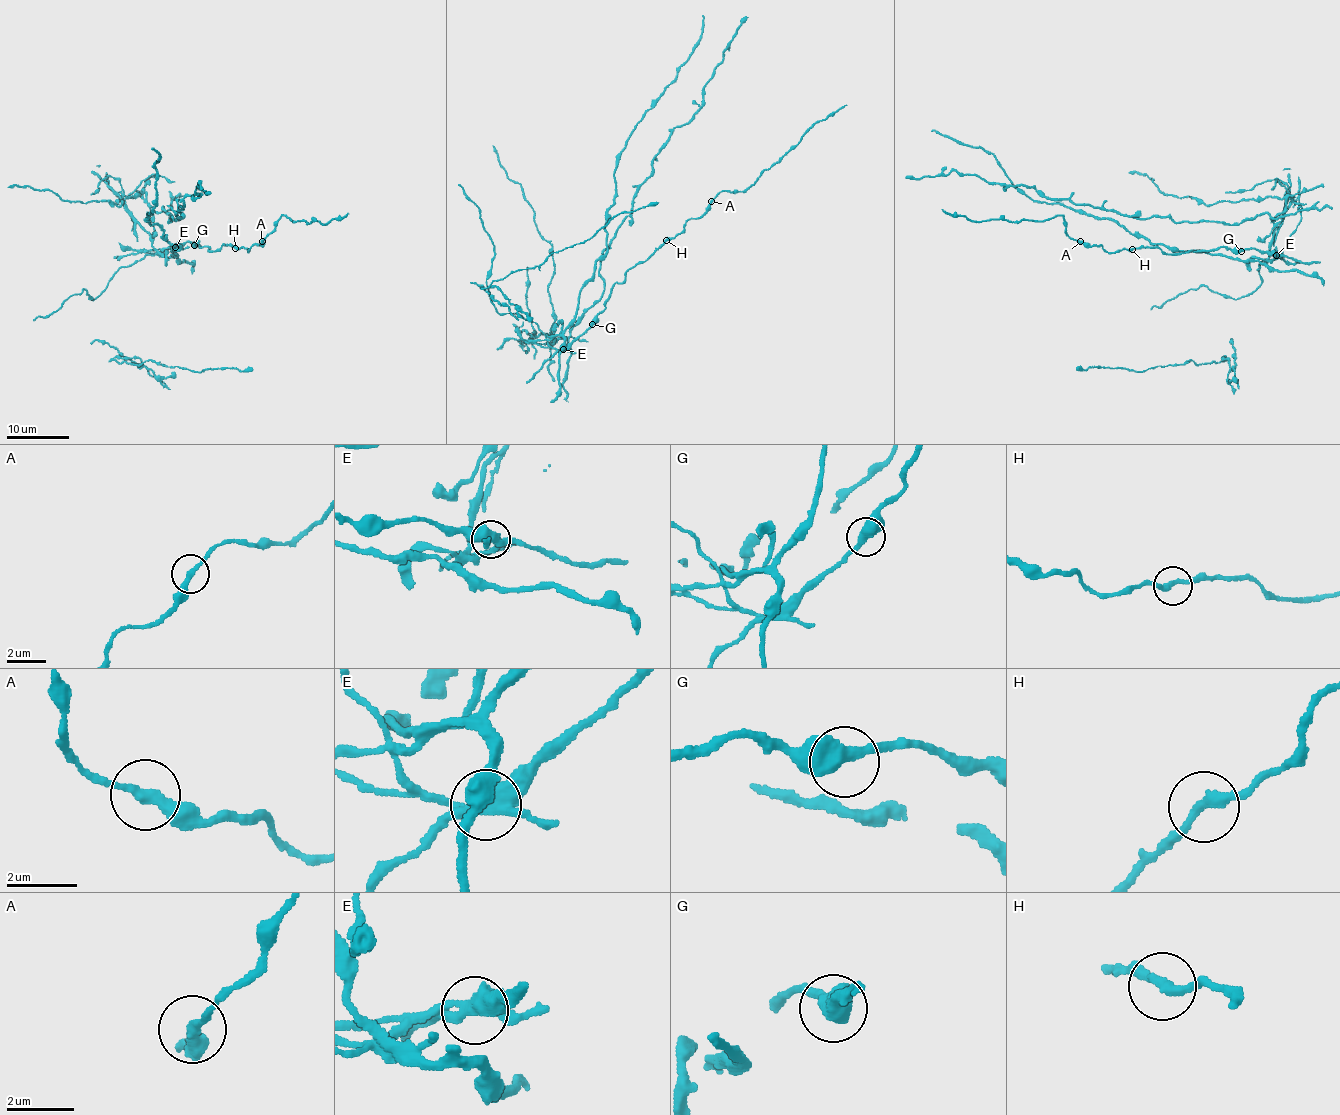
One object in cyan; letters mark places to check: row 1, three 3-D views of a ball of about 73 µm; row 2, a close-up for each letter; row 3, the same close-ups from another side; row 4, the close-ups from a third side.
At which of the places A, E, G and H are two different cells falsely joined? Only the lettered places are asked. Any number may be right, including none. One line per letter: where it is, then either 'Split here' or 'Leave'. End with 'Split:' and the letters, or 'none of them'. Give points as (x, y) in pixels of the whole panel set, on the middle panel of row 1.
A: Place: (711, 201). Leave
E: Place: (563, 349). Split here
G: Place: (592, 324). Leave
H: Place: (666, 240). Leave
Split: E

